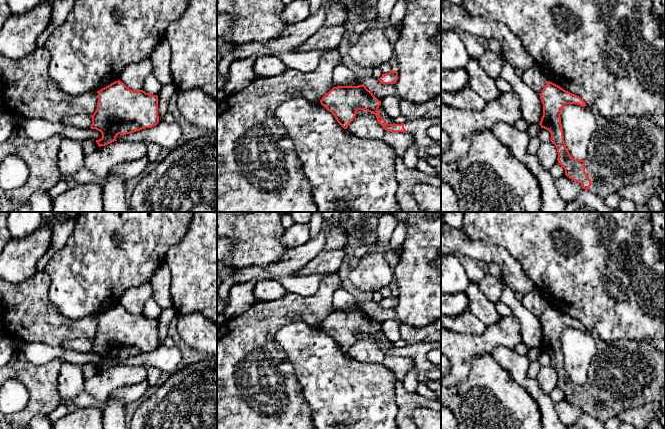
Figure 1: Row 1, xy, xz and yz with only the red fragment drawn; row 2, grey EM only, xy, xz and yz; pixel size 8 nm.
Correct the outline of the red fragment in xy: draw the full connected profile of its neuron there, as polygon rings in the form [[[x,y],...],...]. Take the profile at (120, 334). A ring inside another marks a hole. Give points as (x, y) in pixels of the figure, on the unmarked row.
[[[120,304],[97,315],[98,326],[94,338],[91,340],[91,353],[101,356],[102,362],[96,364],[99,371],[108,369],[116,364],[116,361],[152,352],[159,347],[158,320],[146,317],[143,314],[135,315],[129,313]]]

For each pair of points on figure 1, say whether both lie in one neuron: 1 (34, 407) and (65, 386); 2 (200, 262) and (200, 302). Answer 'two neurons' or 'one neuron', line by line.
1: two neurons
2: one neuron

